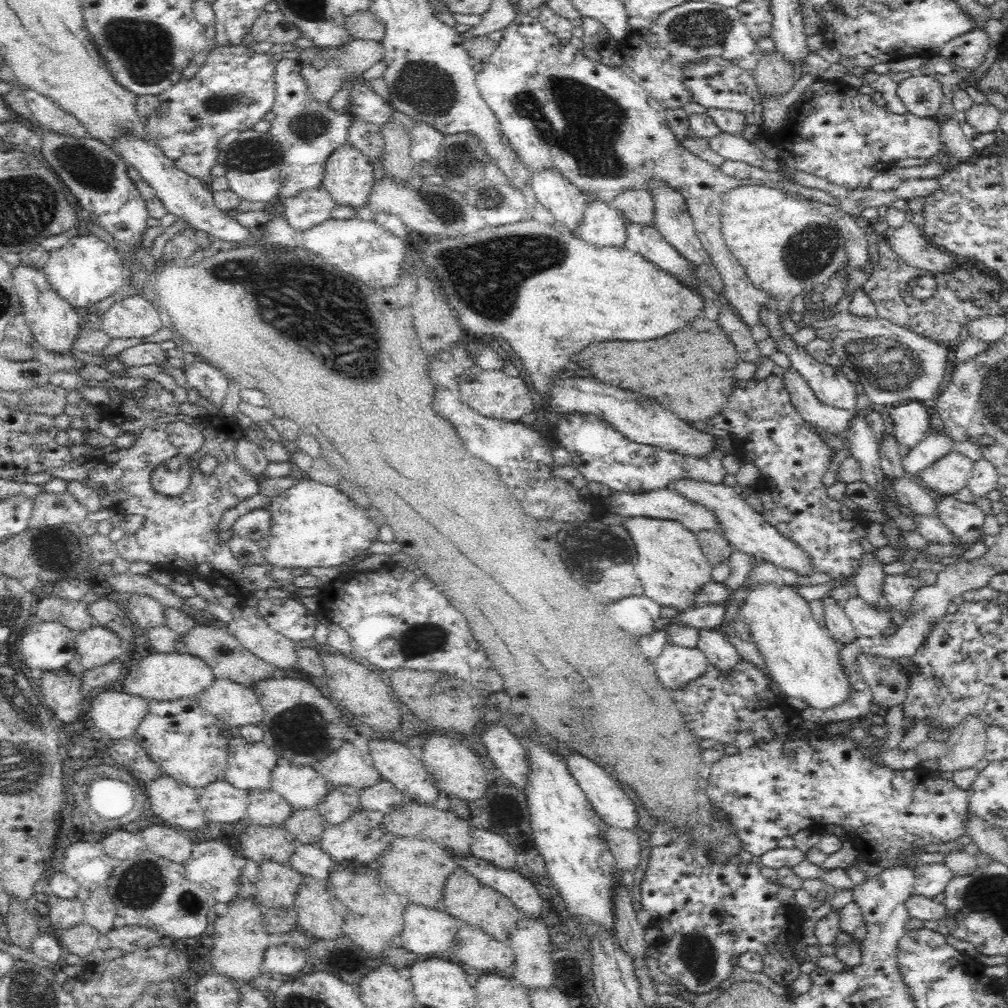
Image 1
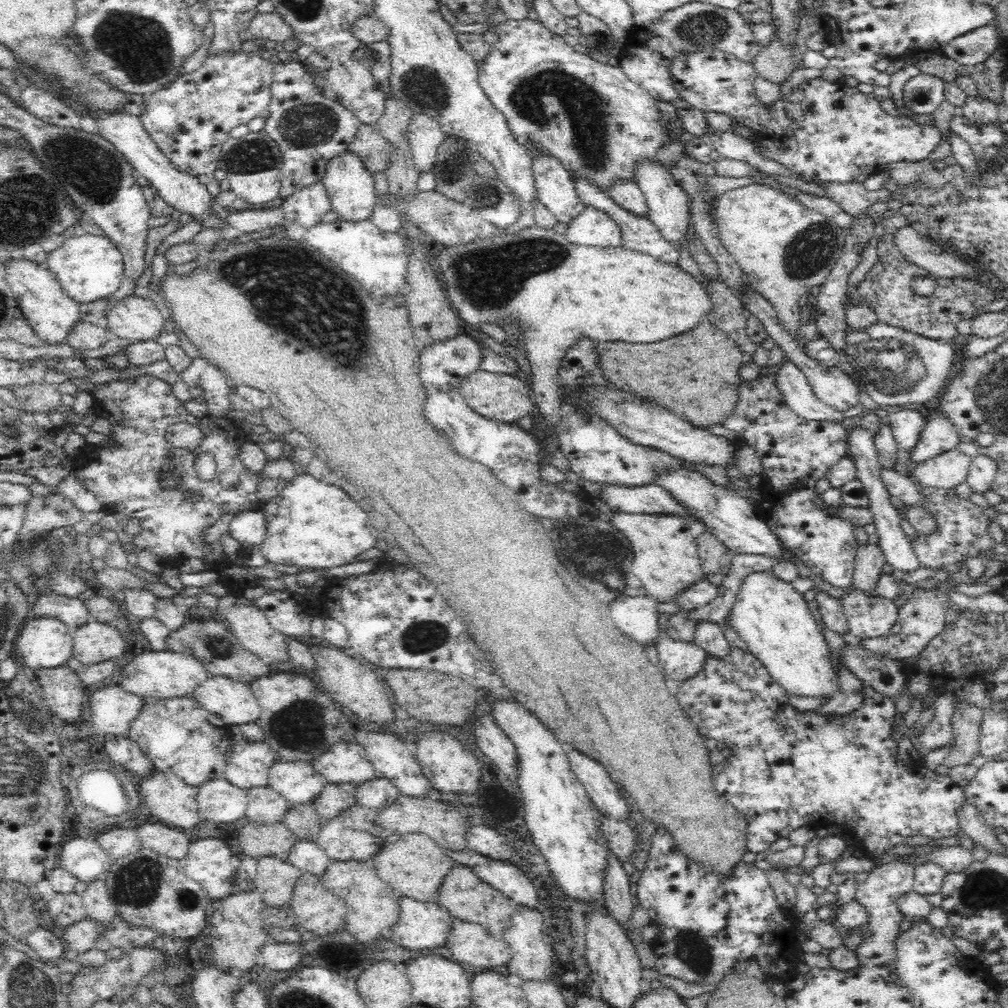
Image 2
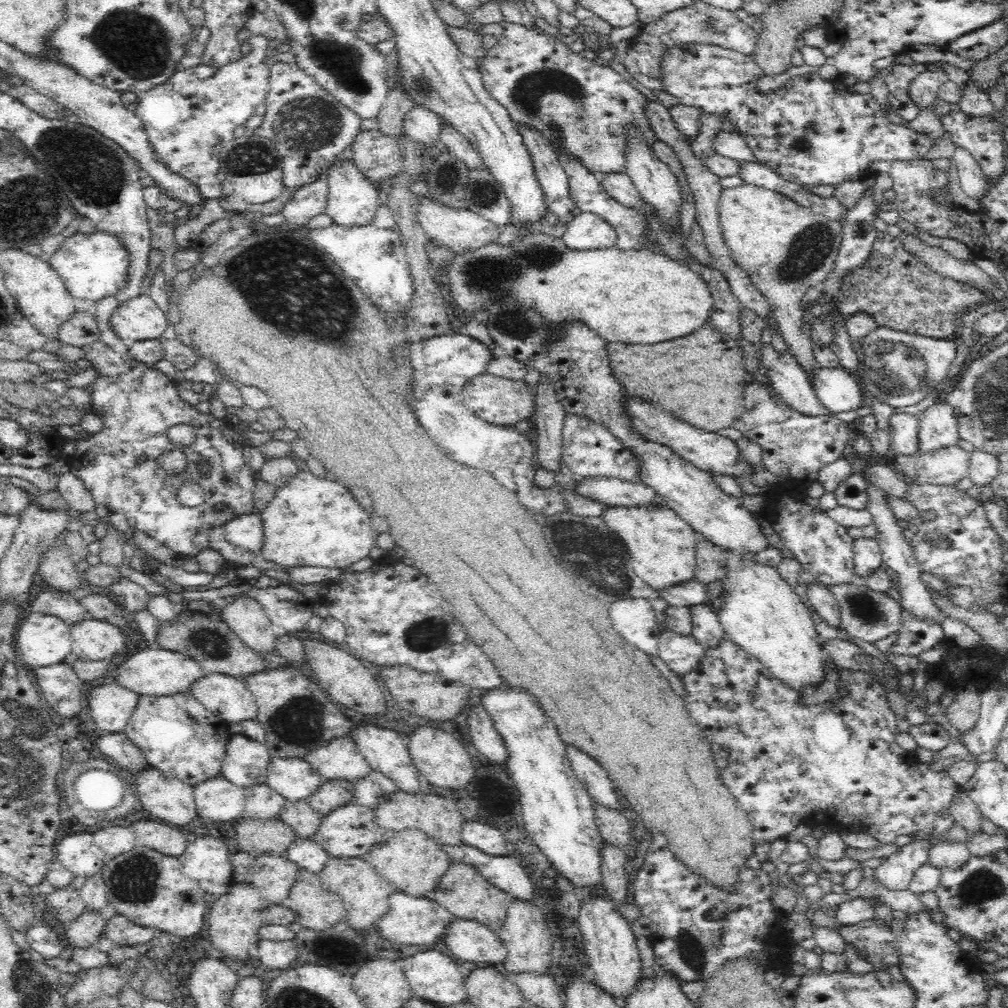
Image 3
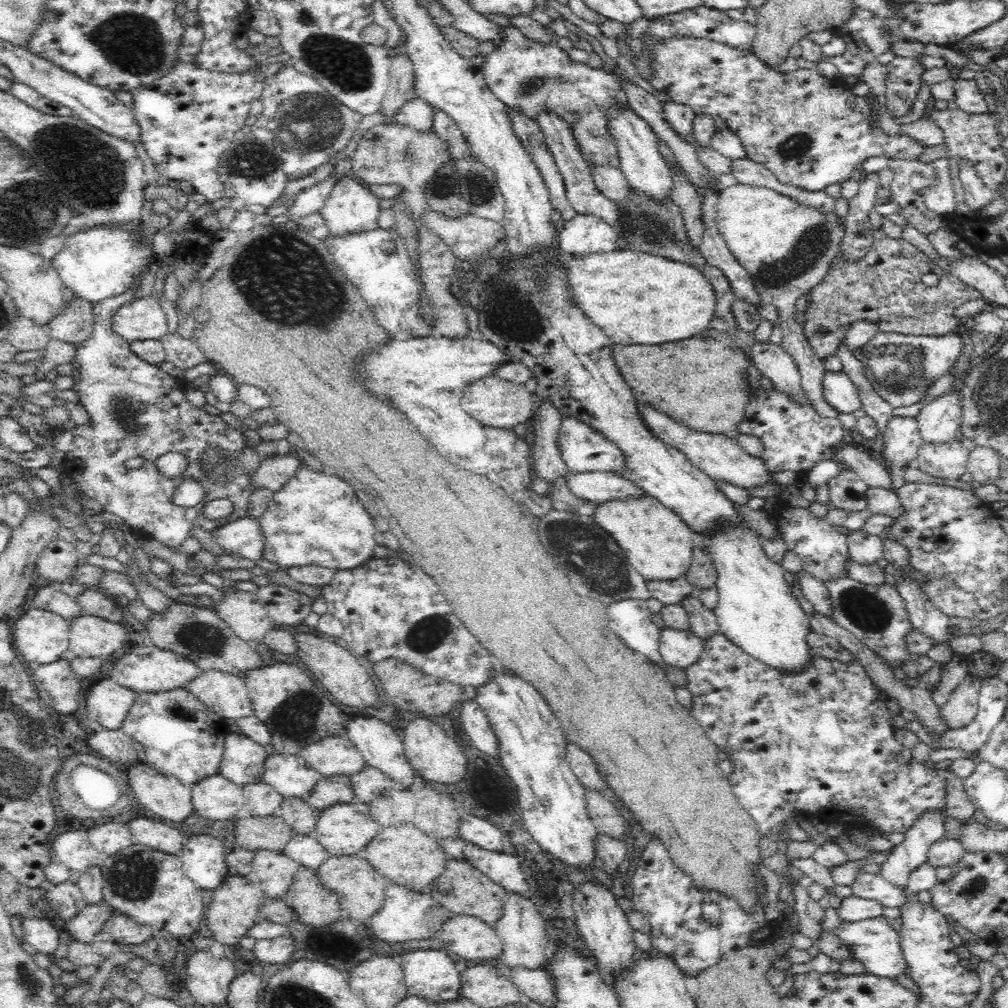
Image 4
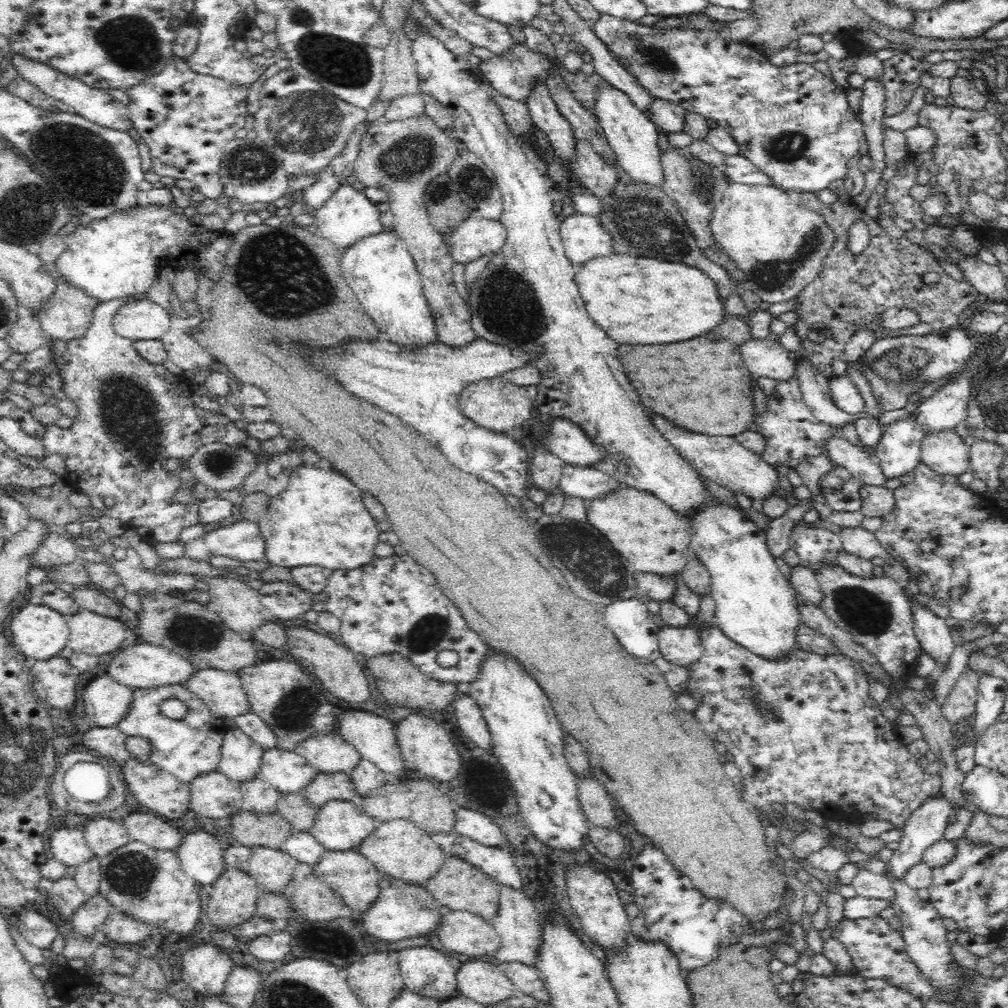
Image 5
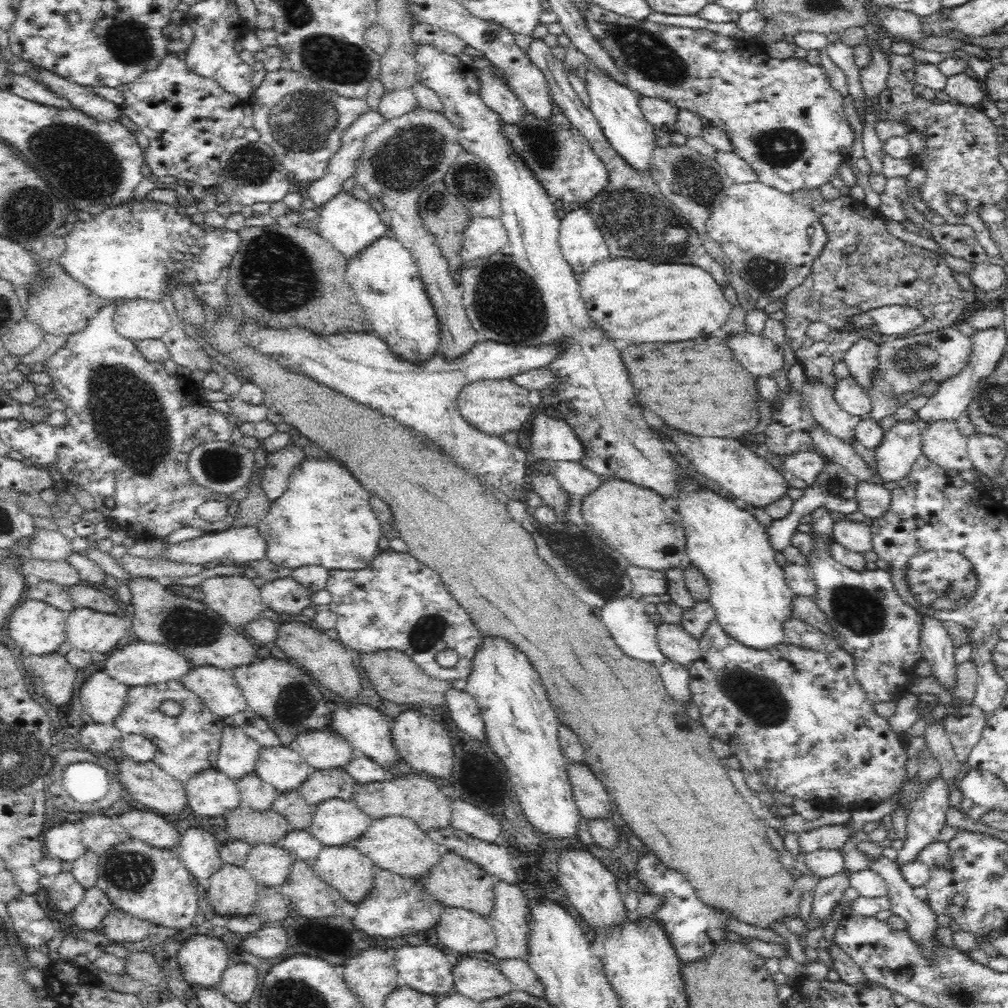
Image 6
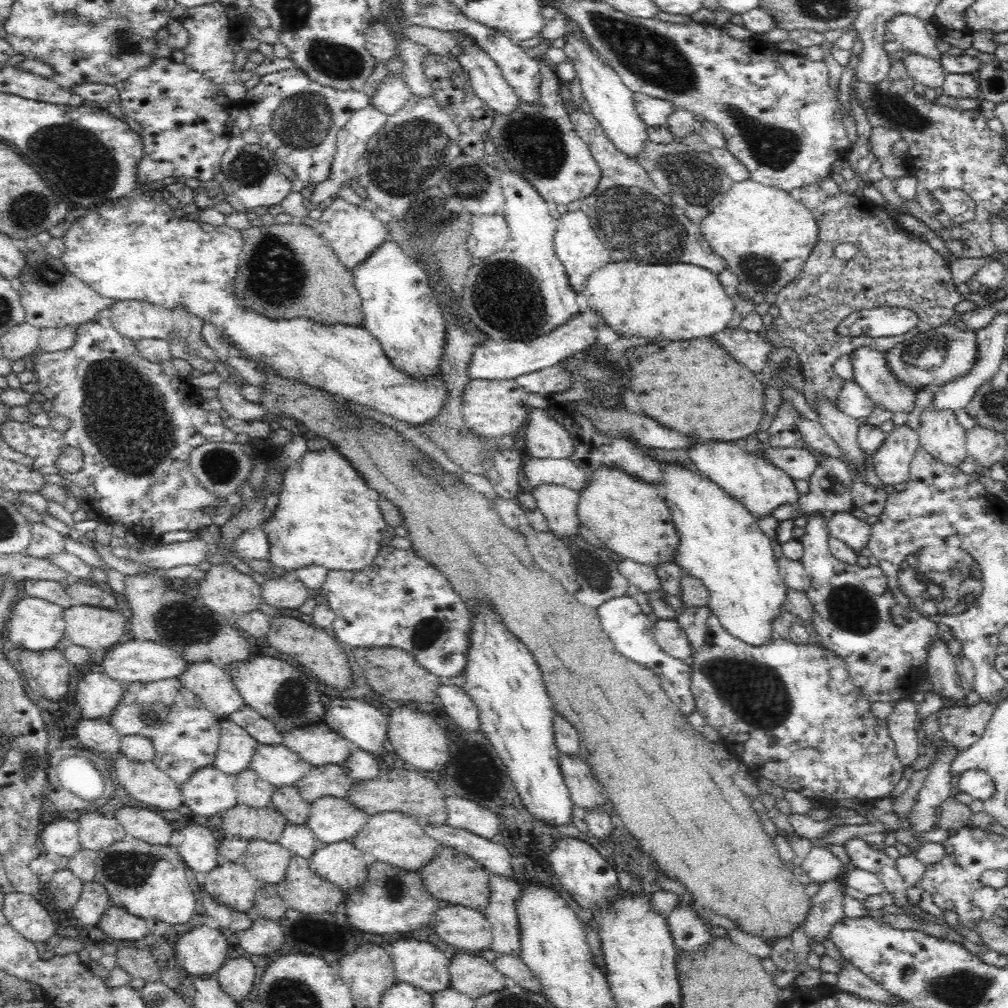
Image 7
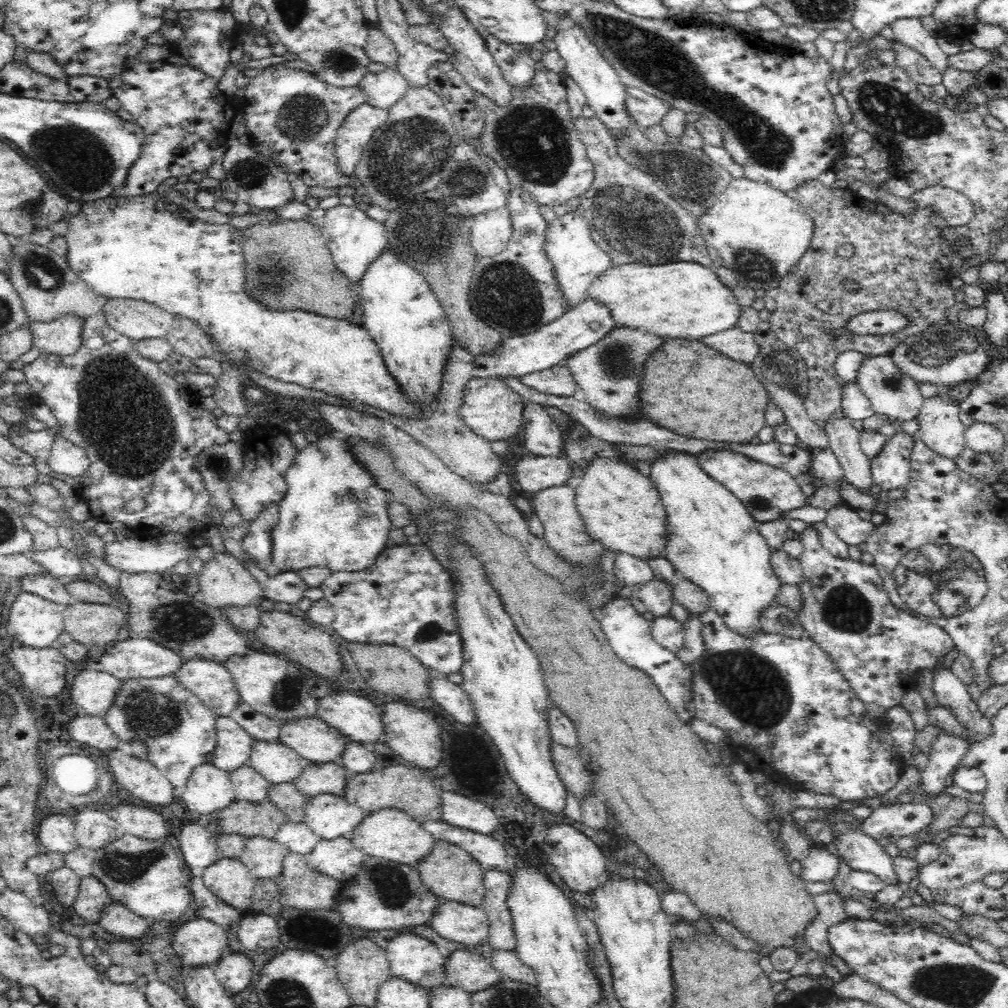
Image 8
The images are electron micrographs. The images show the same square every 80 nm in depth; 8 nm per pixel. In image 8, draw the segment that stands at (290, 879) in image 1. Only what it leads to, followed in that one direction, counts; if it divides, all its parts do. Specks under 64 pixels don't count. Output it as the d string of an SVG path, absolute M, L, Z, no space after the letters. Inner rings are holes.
M261 836L246 837L244 852L239 860L258 879L275 880L282 872L284 858L289 848L275 839Z

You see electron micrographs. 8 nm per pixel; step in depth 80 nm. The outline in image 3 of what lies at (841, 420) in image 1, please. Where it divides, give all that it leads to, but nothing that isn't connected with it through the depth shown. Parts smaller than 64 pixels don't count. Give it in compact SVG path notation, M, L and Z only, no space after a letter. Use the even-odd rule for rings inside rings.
M763 345L758 360L767 368L767 377L782 400L796 412L806 416L828 416L830 409L818 399L811 381L796 357L788 351L777 352L772 345Z

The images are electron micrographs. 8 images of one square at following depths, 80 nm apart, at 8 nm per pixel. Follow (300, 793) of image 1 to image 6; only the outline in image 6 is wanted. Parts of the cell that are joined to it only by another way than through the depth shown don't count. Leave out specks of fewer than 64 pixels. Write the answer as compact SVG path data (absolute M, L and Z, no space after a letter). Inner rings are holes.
M289 746L261 747L255 775L278 793L299 791L314 769Z

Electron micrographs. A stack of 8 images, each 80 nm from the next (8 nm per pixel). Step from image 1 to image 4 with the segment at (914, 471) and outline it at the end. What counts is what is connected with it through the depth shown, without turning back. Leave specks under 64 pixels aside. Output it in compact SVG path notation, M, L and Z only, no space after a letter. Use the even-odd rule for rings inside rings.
M955 383L950 390L928 404L920 405L921 410L915 417L924 443L936 444L957 440L956 432L961 425L959 389L960 386Z

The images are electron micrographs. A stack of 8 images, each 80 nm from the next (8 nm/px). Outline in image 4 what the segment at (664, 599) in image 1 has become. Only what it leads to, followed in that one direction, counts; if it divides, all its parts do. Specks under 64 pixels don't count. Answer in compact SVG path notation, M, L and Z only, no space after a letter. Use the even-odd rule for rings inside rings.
M644 497L628 501L609 501L598 505L596 513L588 520L604 528L616 544L624 550L628 563L644 580L674 580L684 577L693 564L693 548L697 535L672 511L666 509L656 498Z

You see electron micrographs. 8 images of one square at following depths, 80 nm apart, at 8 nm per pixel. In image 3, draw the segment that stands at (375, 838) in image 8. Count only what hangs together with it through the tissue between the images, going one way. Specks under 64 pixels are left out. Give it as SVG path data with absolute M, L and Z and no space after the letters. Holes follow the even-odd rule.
M421 830L387 831L364 858L370 861L376 874L390 881L397 890L418 898L429 898L433 894L440 878L446 874L452 863L441 844L436 844Z

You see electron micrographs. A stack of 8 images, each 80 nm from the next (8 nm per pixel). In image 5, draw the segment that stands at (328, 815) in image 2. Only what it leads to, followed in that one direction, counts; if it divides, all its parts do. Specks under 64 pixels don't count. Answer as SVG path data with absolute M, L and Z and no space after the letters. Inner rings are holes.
M343 772L318 773L301 793L306 802L314 807L324 806L325 802L336 799L346 802L358 796L356 787L351 781L351 775Z

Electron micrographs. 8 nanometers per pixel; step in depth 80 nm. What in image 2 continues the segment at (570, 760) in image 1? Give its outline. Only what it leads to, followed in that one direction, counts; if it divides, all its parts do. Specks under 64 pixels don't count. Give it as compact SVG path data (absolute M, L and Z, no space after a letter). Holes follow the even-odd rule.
M567 750L567 757L576 779L583 784L599 812L616 820L628 820L628 802L610 780L606 768L576 750Z

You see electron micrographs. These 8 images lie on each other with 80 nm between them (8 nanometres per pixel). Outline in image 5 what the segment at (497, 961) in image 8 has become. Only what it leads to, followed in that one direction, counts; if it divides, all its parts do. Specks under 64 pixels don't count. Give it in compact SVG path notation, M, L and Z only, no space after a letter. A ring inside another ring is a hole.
M520 962L508 963L505 974L514 986L515 993L527 995L544 1003L551 1003L540 972L535 966L525 966Z

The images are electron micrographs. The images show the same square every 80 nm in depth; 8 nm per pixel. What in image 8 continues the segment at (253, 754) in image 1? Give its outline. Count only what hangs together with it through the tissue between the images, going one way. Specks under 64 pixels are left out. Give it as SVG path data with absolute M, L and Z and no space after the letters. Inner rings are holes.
M232 717L216 718L216 748L212 763L220 770L232 771L248 764L254 739Z

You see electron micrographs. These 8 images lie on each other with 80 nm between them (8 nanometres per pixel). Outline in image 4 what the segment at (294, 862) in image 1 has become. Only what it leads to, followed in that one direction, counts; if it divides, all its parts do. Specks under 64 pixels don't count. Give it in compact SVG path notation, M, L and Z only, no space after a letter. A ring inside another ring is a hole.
M294 834L290 838L282 853L297 862L299 866L314 871L317 871L322 866L322 862L331 856L316 839L310 835L300 834Z

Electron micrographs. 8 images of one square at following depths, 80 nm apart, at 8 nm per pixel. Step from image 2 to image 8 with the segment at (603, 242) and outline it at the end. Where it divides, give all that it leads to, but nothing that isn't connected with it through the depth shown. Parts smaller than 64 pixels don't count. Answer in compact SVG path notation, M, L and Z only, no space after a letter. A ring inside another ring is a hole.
M579 210L568 211L548 223L544 253L554 263L554 275L558 291L566 298L571 308L578 306L587 298L587 290L593 278L613 266L609 254L600 248L591 235L588 221Z

